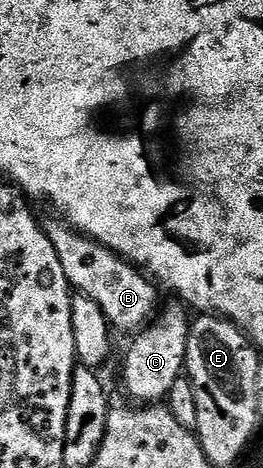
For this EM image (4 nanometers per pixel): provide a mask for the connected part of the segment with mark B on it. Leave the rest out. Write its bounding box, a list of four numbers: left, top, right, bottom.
[45,220,161,336]

